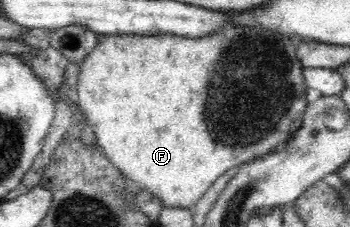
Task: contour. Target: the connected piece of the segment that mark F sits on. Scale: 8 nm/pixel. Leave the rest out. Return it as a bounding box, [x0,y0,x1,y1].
[75,25,308,210]

